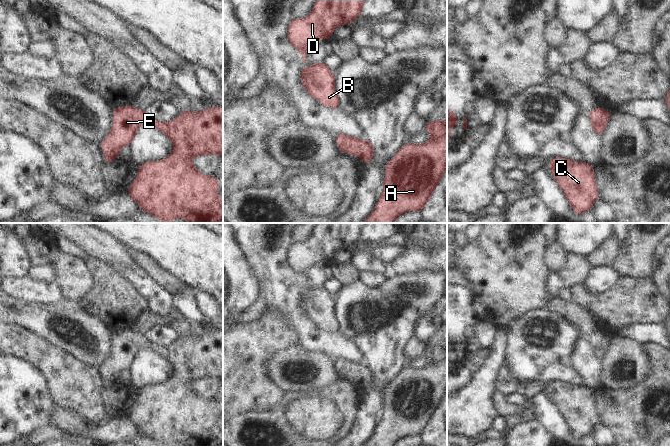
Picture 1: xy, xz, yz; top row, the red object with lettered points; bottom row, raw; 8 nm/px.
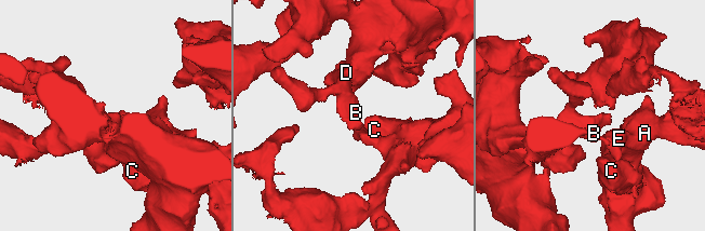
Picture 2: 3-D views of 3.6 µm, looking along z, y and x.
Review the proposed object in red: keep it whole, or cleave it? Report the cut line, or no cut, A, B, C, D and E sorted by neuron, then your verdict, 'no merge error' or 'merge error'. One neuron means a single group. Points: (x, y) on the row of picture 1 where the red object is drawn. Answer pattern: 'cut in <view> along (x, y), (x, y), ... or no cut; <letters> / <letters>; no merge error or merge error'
no cut; A B C D E; no merge error

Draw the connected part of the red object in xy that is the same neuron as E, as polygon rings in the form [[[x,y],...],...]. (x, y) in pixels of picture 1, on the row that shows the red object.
[[[132,105],[116,107],[113,110],[113,126],[109,135],[101,143],[105,156],[105,162],[111,163],[117,157],[121,149],[130,145],[141,124],[148,123],[165,133],[173,142],[173,152],[162,161],[149,161],[138,165],[138,175],[127,191],[131,198],[137,202],[143,211],[154,215],[163,223],[181,217],[188,223],[220,223],[223,220],[223,201],[218,197],[219,181],[215,176],[202,175],[192,164],[192,158],[196,156],[215,154],[223,156],[223,107],[205,109],[198,114],[191,110],[181,112],[173,121],[161,123],[151,118],[146,110],[138,110]]]

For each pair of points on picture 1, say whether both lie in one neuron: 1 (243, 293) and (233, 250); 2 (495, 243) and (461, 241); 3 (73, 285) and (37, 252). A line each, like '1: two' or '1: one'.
1: one
2: two
3: one

